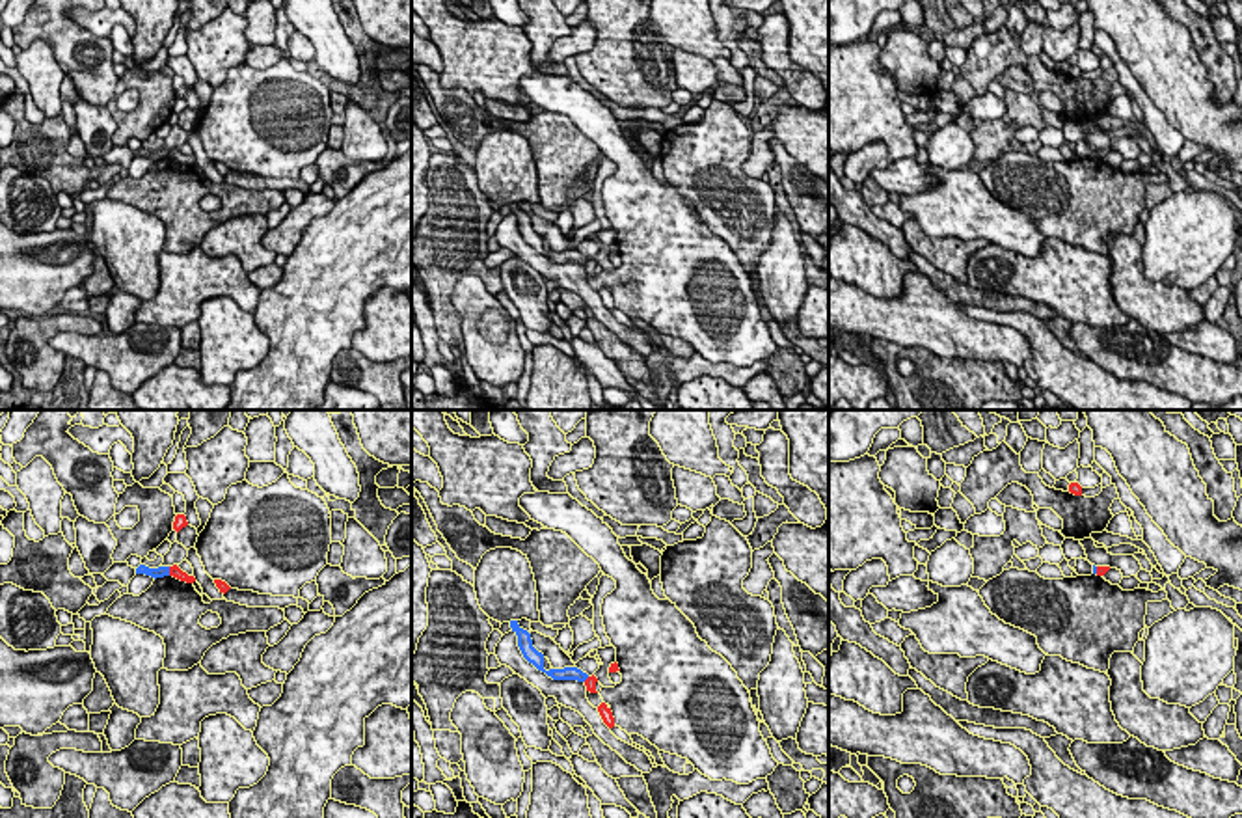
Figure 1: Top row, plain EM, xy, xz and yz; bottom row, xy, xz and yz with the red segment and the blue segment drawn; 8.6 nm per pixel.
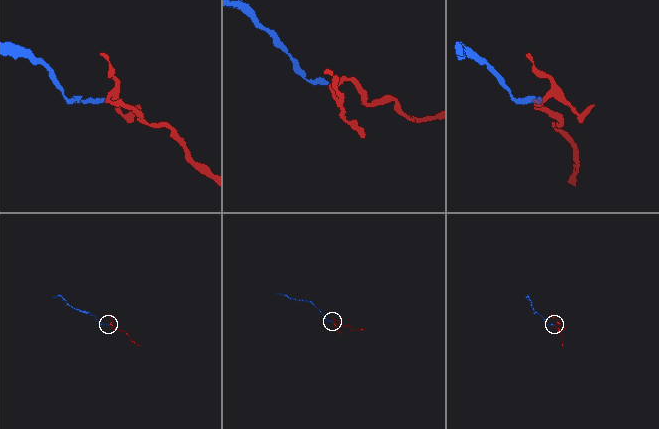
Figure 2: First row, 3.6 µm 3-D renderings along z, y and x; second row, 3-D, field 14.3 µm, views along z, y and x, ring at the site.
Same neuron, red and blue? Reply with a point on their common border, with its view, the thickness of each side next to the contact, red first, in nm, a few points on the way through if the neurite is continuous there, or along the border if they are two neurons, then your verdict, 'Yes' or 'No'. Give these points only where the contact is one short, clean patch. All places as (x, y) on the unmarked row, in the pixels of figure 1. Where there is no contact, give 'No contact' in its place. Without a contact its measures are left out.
Touches red at xy (170, 153). Thickness 100 nm (red) against 100 nm. Boundary: xy (168, 149), (170, 157). No

